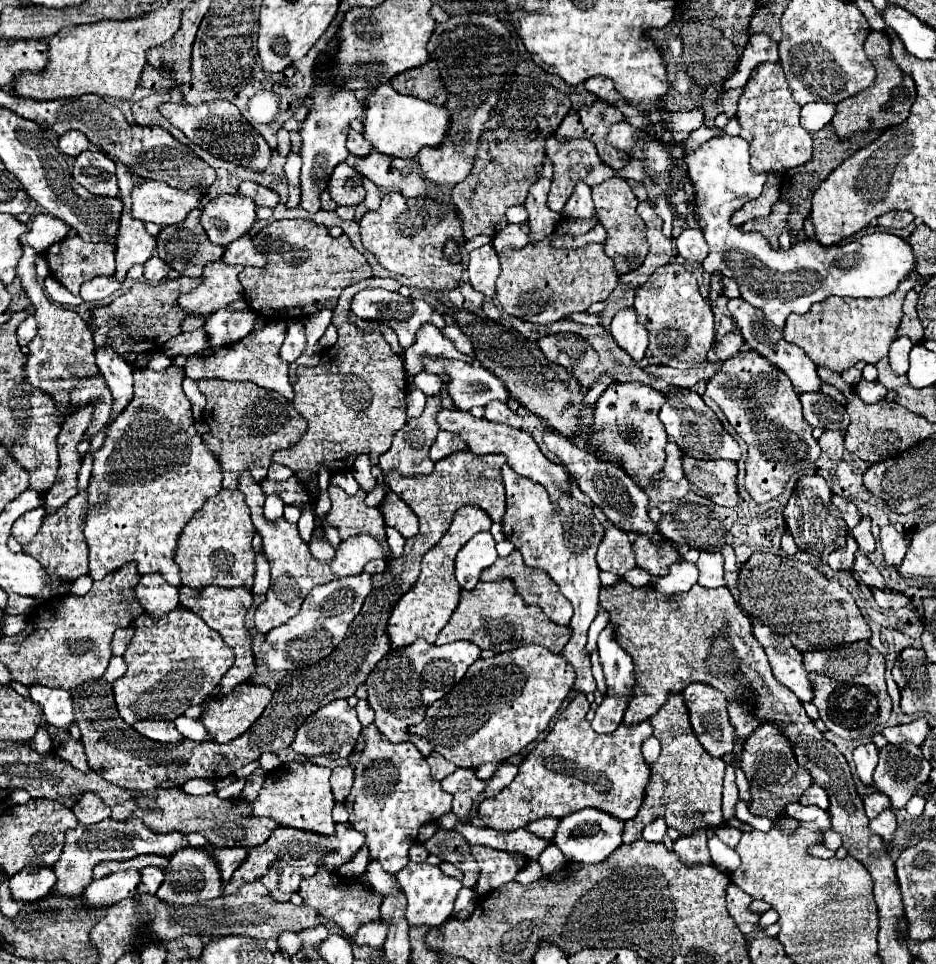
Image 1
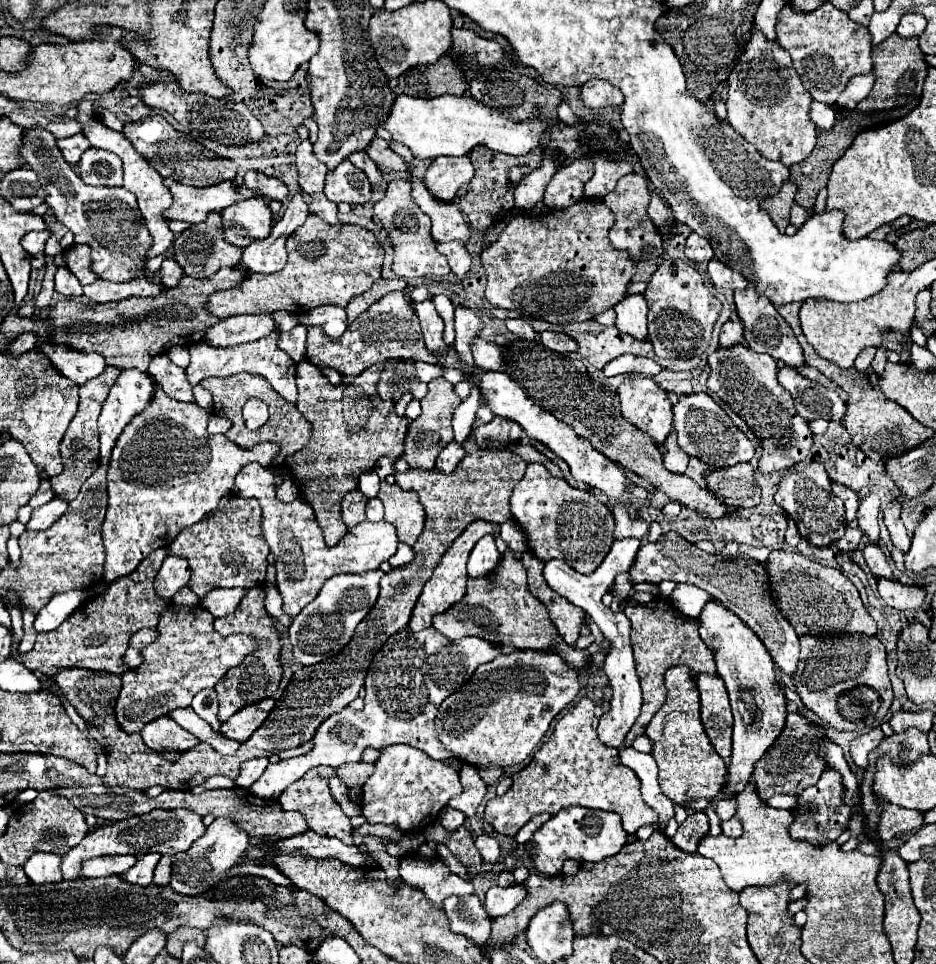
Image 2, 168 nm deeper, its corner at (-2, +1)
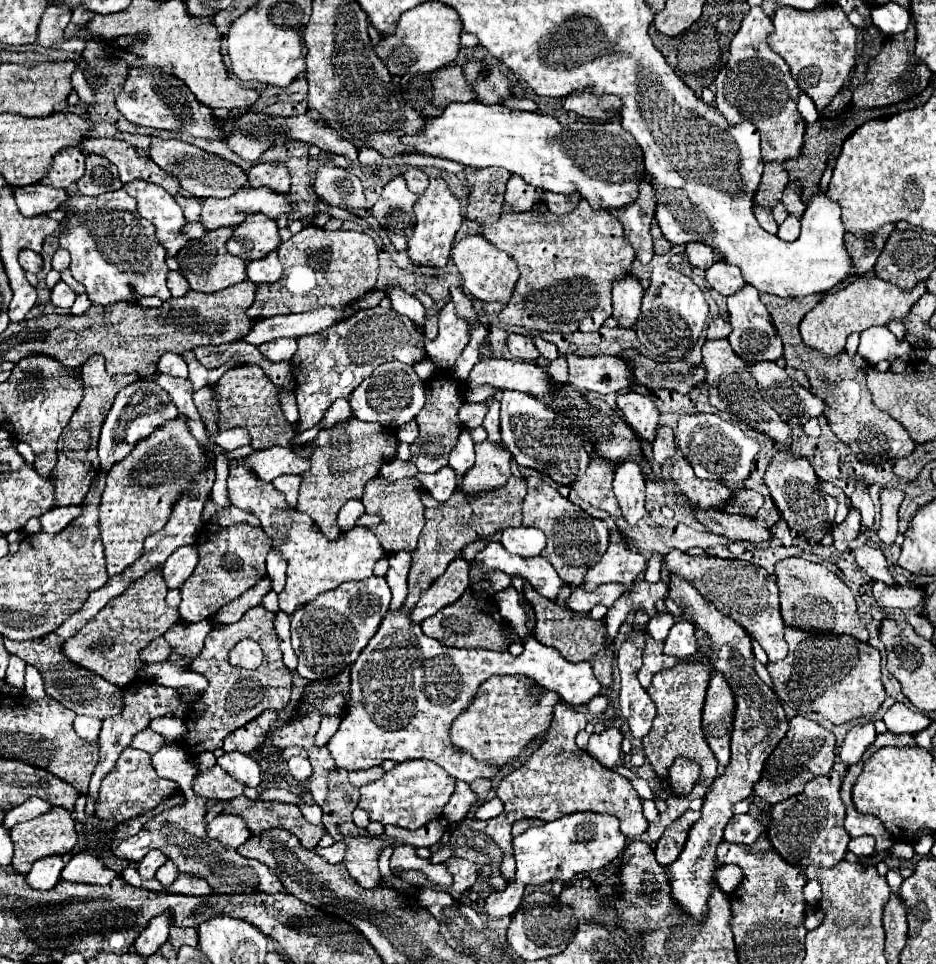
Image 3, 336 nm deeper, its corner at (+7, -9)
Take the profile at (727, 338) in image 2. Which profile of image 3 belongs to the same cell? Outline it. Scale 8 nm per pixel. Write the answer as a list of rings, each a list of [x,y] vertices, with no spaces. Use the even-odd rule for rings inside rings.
[[[718,316],[718,318],[714,318],[714,320],[710,322],[710,326],[708,326],[708,340],[722,340],[722,338],[728,338],[730,332],[732,332],[730,324],[728,324],[722,316]]]

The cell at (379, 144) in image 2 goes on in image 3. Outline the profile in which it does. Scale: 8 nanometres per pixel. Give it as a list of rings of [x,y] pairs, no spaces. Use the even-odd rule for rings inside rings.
[[[408,168],[406,172],[402,172],[402,178],[412,188],[414,194],[422,194],[426,190],[426,186],[428,186],[428,176],[418,168]]]

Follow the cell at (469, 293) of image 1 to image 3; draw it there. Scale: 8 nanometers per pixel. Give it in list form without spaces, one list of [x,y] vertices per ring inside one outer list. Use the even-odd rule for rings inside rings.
[[[430,178],[430,184],[422,196],[418,196],[414,204],[416,212],[416,228],[412,238],[408,240],[408,256],[414,264],[422,266],[434,266],[434,268],[444,268],[450,258],[450,246],[452,240],[462,224],[462,214],[460,214],[460,202],[452,196],[448,184],[442,178]]]

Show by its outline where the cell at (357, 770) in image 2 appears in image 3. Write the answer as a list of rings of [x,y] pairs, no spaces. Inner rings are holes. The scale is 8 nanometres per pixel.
[[[374,766],[374,768],[370,768],[370,770],[348,772],[348,780],[350,780],[350,784],[352,784],[352,786],[362,788],[362,786],[366,786],[366,784],[370,784],[370,782],[378,780],[378,776],[382,776],[382,774],[384,774],[384,770],[382,770],[380,766]]]

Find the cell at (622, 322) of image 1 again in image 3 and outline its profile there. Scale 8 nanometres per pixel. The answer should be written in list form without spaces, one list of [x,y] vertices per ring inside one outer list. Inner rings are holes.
[[[632,274],[614,282],[614,288],[612,288],[614,314],[612,316],[620,328],[632,328],[636,324],[642,296],[644,296],[644,290]]]

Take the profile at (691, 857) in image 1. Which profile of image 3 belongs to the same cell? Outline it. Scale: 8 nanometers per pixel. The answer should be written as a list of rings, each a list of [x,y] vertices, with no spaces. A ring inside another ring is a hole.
[[[688,810],[688,812],[684,812],[678,820],[674,820],[674,822],[664,830],[662,838],[658,840],[658,844],[656,844],[656,848],[654,848],[658,864],[668,866],[668,864],[672,864],[672,862],[680,856],[680,852],[682,852],[682,848],[684,848],[684,842],[686,842],[686,838],[688,838],[688,830],[692,828],[692,824],[694,824],[698,818],[700,818],[700,812]]]

